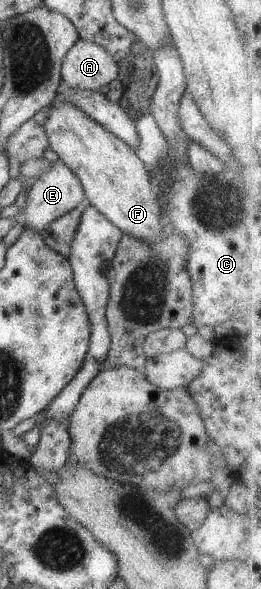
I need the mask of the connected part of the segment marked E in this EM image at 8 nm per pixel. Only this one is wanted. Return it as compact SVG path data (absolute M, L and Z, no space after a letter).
M59 158L51 164L49 171L44 172L37 180L31 181L28 189L27 206L19 214L21 222L33 231L40 233L48 224L66 212L72 211L85 201L85 191L78 176Z

